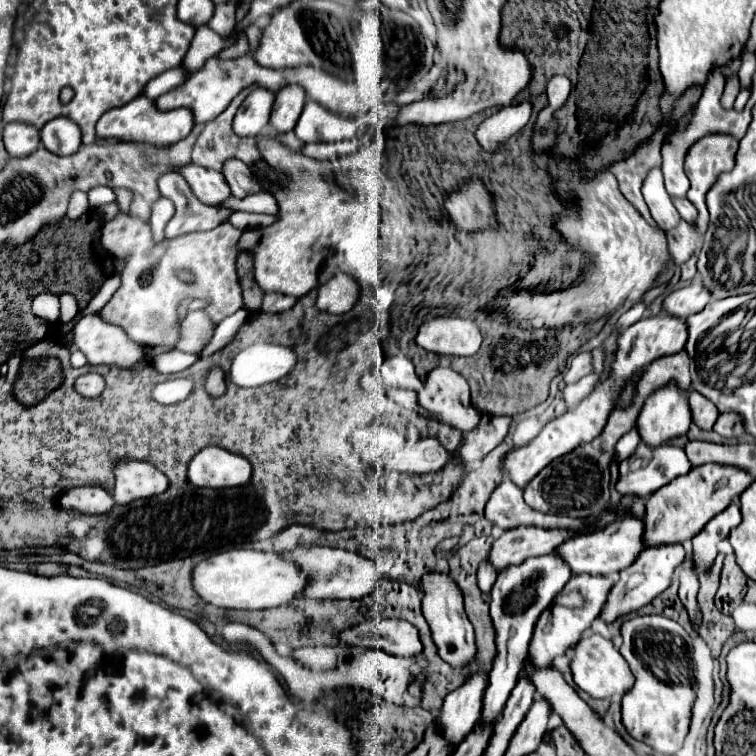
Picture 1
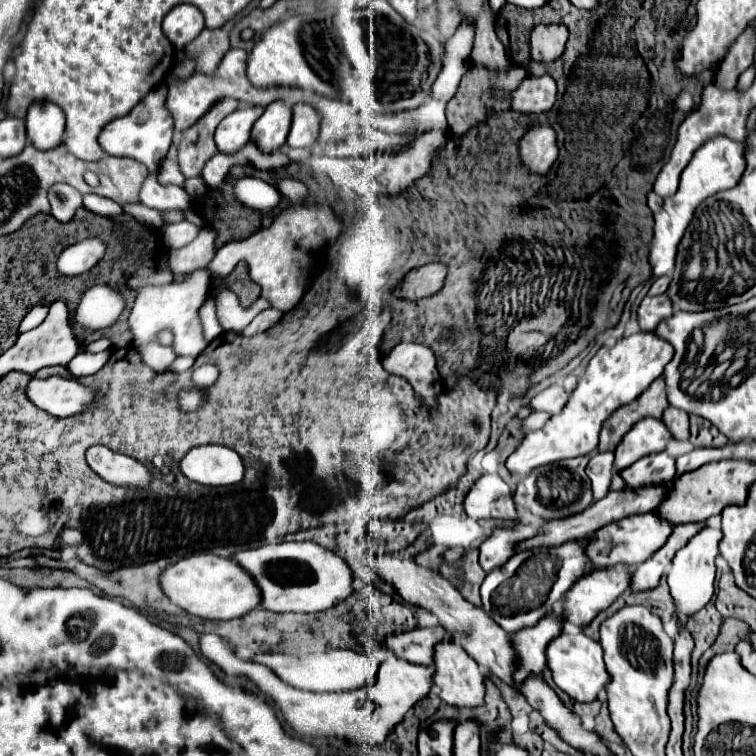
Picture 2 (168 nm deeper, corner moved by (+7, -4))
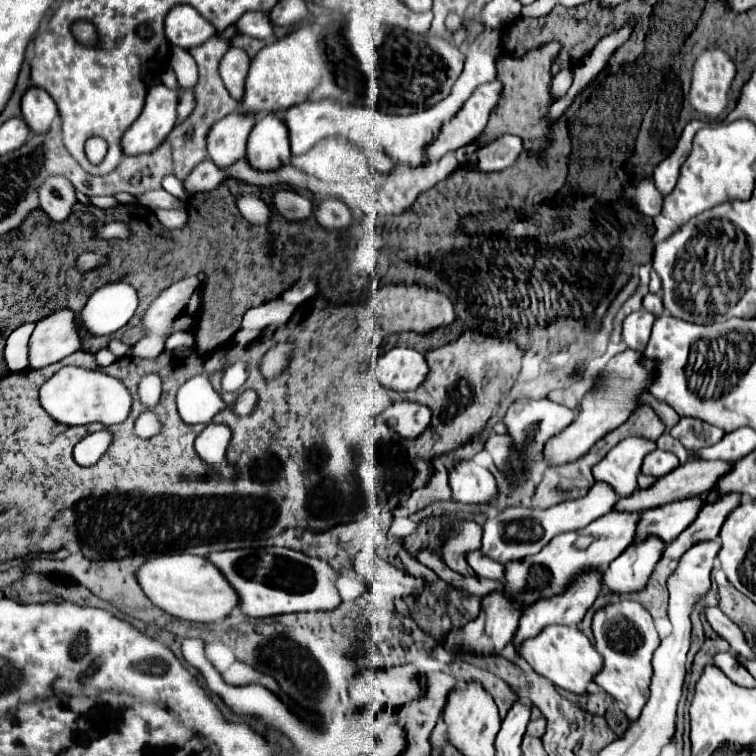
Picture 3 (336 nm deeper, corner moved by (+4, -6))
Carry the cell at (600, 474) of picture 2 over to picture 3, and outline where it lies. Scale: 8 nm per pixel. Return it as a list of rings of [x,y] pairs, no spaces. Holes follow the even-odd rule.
[[[597,482],[597,484],[591,486],[587,496],[571,500],[571,502],[563,502],[559,506],[551,506],[551,508],[545,508],[545,510],[541,510],[541,508],[523,508],[523,506],[505,508],[495,518],[485,522],[481,552],[491,556],[493,560],[497,560],[501,564],[507,564],[507,562],[519,560],[519,558],[527,558],[531,554],[537,554],[557,534],[571,532],[571,530],[581,530],[587,524],[591,524],[595,518],[605,516],[607,512],[613,510],[615,502],[617,502],[617,496],[611,490],[611,486],[607,486],[603,482]]]

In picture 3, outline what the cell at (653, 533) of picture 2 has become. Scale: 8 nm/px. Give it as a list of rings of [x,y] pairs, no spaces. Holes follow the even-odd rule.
[[[691,496],[641,512],[641,522],[633,544],[643,542],[651,534],[657,534],[665,544],[673,542],[697,518],[703,504],[705,502],[701,496]]]

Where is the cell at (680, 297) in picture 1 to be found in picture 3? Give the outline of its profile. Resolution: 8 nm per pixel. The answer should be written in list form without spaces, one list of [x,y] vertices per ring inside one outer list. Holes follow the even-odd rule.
[[[637,310],[635,314],[629,314],[623,320],[623,342],[627,348],[631,350],[639,350],[643,352],[647,342],[649,342],[649,334],[651,334],[651,326],[655,322],[655,316],[649,314],[647,310]]]

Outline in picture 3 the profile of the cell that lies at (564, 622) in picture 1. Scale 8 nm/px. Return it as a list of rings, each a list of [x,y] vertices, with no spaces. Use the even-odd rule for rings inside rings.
[[[651,536],[639,546],[629,546],[603,570],[603,582],[609,590],[637,592],[643,590],[655,564],[663,556],[665,542]]]

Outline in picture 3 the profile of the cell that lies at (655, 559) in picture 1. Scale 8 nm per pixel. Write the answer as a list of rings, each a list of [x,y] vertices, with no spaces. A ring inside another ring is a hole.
[[[723,494],[719,502],[707,502],[699,512],[697,520],[687,530],[683,530],[683,534],[679,534],[675,542],[667,544],[663,556],[679,560],[679,556],[687,552],[693,544],[703,540],[715,540],[719,536],[725,518],[733,508],[739,506],[739,502],[741,502],[741,494]]]

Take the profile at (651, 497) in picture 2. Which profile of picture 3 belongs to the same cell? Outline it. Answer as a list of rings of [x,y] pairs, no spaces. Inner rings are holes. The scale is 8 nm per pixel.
[[[689,460],[687,464],[677,466],[673,472],[669,472],[663,478],[659,478],[651,488],[635,490],[635,494],[631,494],[629,498],[621,498],[615,504],[615,510],[621,510],[621,512],[643,512],[647,508],[657,508],[657,506],[663,506],[667,502],[675,502],[675,500],[681,500],[681,498],[703,496],[703,494],[707,494],[707,490],[711,490],[711,486],[715,486],[715,482],[719,480],[719,474],[727,474],[727,470],[731,470],[731,466],[735,466],[735,462]]]

